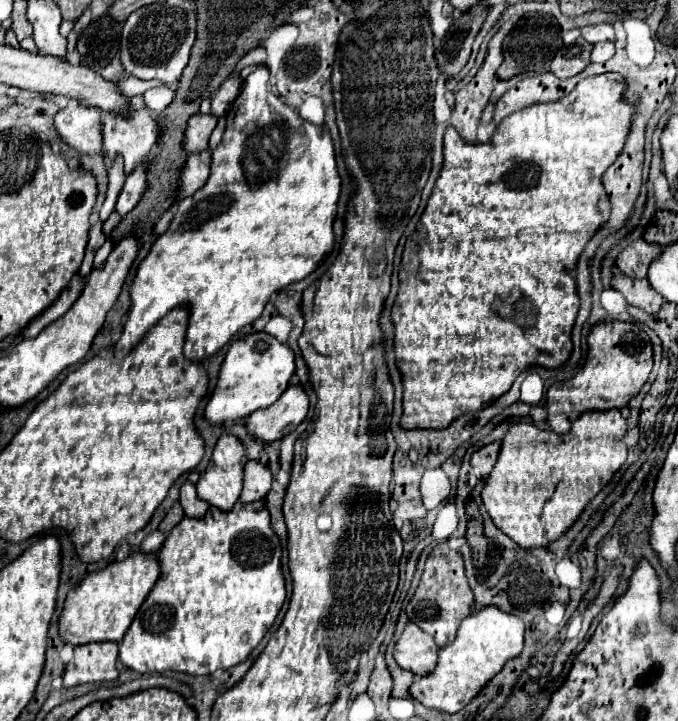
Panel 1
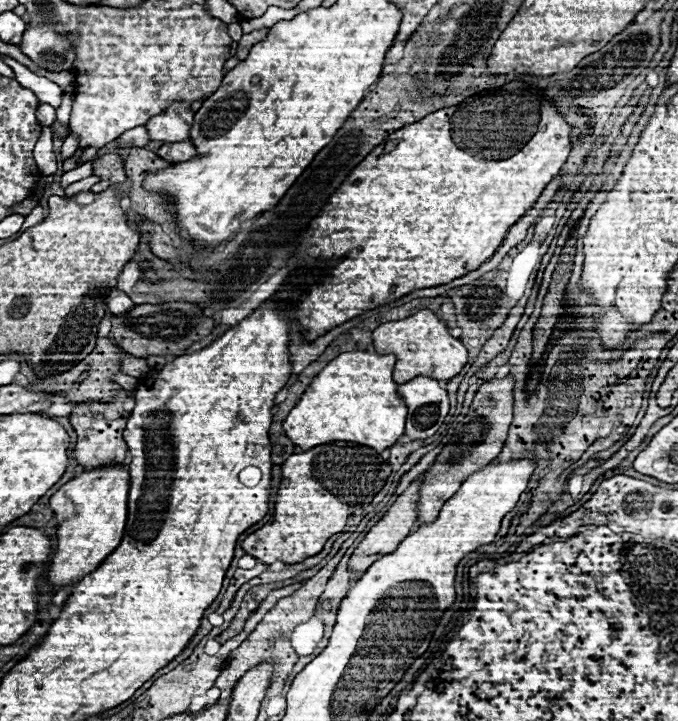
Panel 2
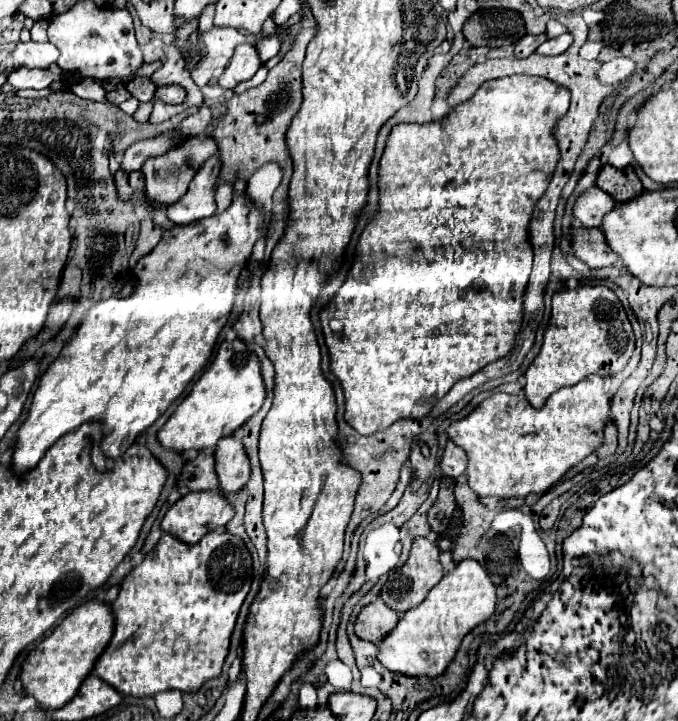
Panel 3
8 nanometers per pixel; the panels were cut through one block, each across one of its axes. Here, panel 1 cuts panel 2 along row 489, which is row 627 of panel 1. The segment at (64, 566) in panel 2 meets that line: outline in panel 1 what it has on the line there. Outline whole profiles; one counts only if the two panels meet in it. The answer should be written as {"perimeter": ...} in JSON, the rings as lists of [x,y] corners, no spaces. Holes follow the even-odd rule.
{"perimeter":[[[132,552],[122,562],[112,562],[98,572],[86,574],[68,594],[64,612],[60,614],[60,636],[70,644],[86,642],[120,642],[126,628],[134,620],[144,598],[154,588],[160,574],[158,556],[154,552]]]}

